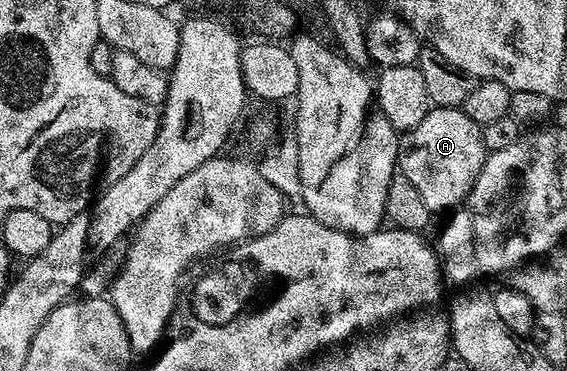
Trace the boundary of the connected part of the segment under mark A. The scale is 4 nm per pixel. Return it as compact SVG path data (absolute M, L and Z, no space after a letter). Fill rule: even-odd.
M432 106L413 129L399 135L398 174L409 177L421 201L433 213L450 212L466 204L489 152L485 149L483 129L458 107Z

